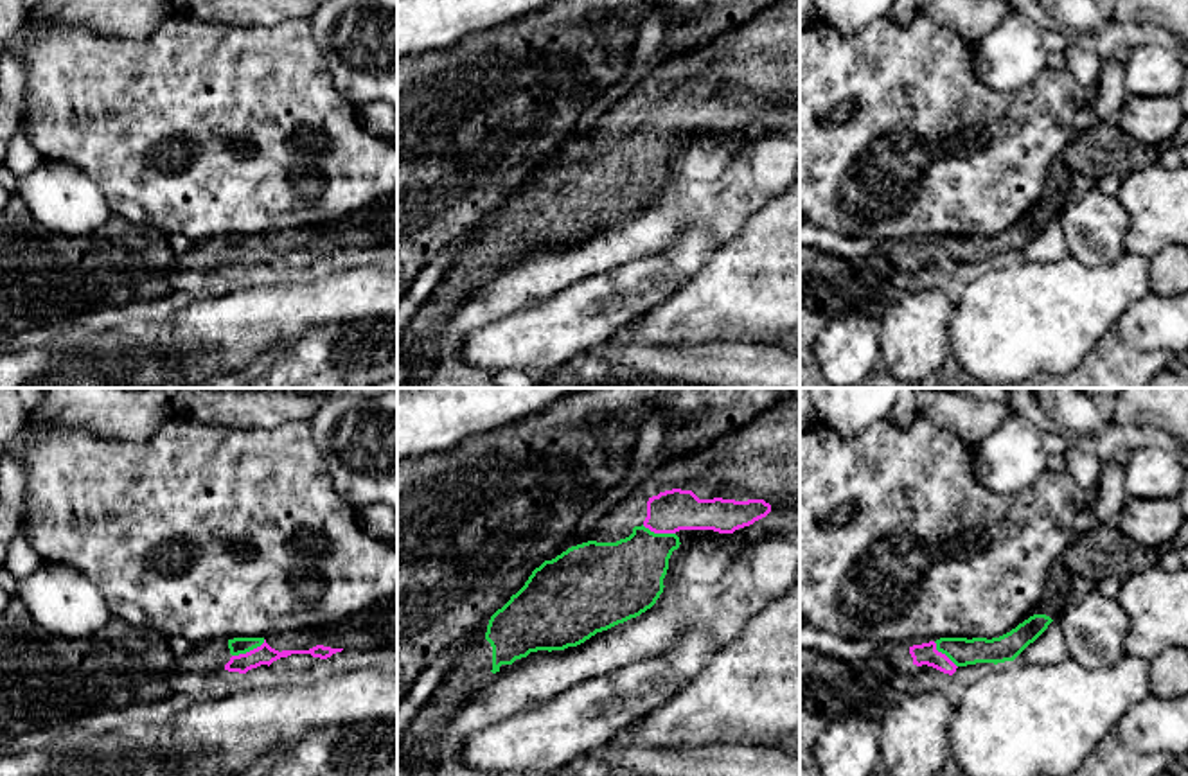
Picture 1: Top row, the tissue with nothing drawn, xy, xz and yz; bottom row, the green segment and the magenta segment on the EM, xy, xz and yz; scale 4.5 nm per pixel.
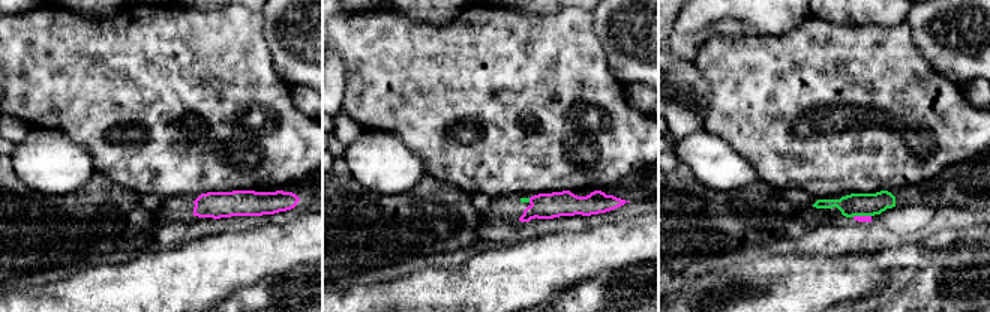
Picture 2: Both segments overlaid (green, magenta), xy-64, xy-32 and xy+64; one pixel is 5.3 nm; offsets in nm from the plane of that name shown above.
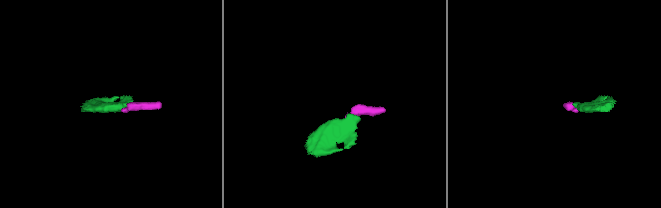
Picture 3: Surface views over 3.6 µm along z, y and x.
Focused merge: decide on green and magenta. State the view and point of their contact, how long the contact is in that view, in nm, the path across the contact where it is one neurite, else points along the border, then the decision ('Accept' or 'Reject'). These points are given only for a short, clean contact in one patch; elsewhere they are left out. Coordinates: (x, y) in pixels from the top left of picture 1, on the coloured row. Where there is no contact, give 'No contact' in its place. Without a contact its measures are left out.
Touches green at xy (248, 651). Shared border 170 nm. Path across: xy (238, 645), (248, 651), (265, 654). Accept

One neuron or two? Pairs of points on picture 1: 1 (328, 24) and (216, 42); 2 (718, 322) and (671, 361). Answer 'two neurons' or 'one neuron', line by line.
1: two neurons
2: two neurons

